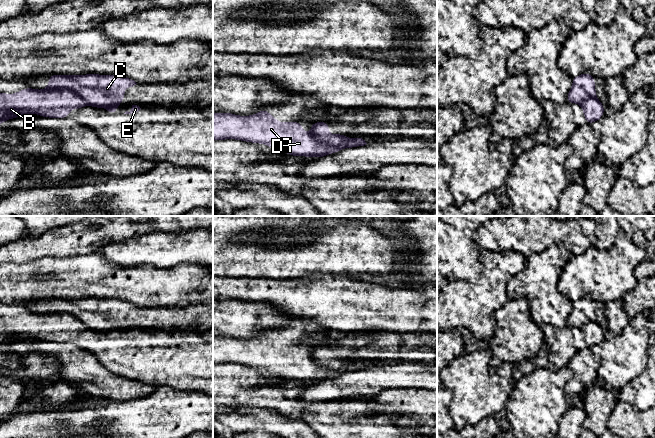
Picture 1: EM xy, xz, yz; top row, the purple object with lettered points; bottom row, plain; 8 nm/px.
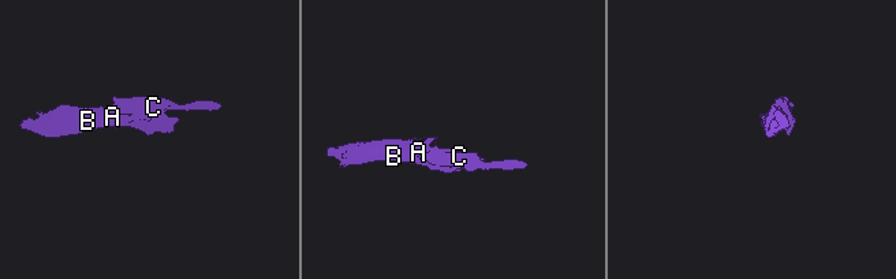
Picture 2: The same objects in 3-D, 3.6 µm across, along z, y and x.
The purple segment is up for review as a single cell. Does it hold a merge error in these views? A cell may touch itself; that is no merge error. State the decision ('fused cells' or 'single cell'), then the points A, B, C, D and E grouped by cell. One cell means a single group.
fused cells | A B D E / C

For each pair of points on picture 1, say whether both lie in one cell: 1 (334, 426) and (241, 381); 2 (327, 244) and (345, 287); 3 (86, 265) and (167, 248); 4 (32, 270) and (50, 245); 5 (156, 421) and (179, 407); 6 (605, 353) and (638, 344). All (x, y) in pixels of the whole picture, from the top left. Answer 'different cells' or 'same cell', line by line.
1: same cell
2: different cells
3: different cells
4: different cells
5: same cell
6: same cell

